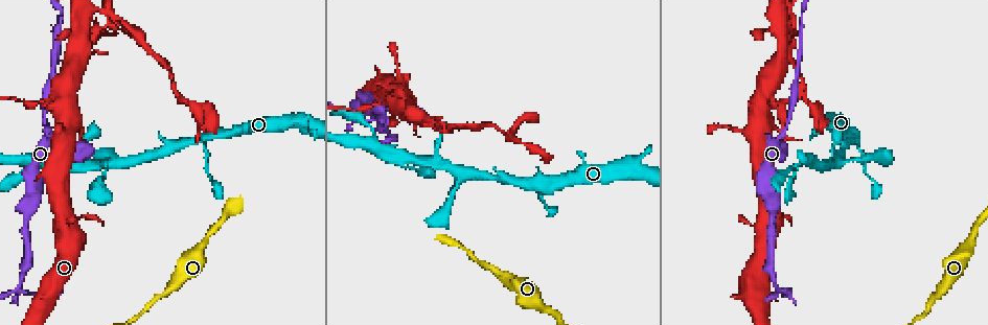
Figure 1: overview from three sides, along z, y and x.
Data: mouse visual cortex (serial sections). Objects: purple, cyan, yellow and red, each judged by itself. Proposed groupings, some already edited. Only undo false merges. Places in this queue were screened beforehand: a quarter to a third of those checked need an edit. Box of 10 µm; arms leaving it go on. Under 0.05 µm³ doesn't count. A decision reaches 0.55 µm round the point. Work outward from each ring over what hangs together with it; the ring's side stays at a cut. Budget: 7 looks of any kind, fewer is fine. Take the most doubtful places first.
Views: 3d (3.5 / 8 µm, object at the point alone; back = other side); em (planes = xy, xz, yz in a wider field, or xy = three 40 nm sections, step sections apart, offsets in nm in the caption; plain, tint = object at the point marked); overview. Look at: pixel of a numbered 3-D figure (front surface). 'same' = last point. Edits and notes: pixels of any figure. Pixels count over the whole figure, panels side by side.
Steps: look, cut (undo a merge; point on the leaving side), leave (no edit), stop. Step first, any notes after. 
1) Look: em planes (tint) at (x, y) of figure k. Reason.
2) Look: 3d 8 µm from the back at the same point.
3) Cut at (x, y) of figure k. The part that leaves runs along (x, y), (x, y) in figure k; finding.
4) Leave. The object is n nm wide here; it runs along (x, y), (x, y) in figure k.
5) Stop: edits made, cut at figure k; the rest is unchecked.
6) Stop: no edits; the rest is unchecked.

Look: 3d 3.5 µm at (14, 290) of figure 1. Abrupt turn.

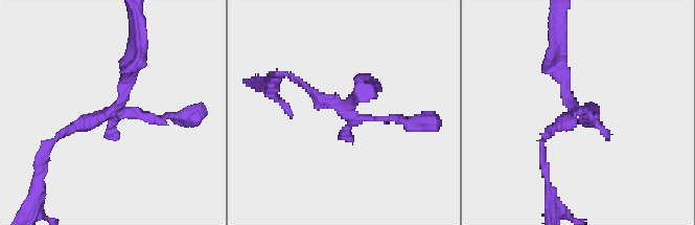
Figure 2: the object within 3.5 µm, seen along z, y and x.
Look: em xy step 3 (tint) at (113, 111) of figure 2.

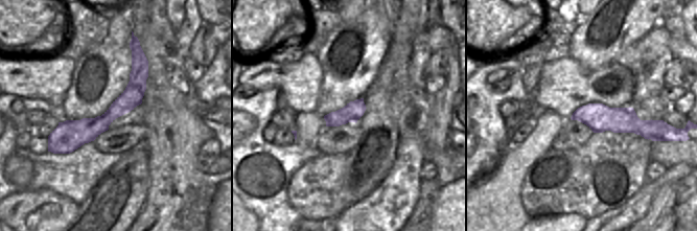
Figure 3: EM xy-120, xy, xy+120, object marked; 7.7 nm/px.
Cut at (156, 119) of figure 2. The part that leaves runs along (120, 113), (162, 119), (204, 107) in figure 2; a second cell is stuck on.

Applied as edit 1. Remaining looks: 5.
Look: 3d 3.5 µm from the back at (54, 98) of figure 1. Small branch off a trunk.

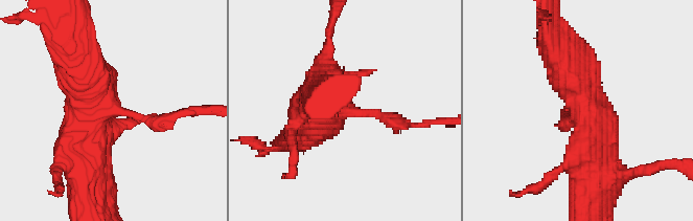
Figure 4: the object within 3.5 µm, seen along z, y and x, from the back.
Look: em xy step 1 (tint) at (346, 110) of figure 4. Now the EM.

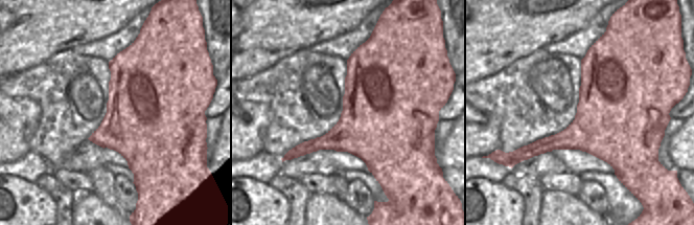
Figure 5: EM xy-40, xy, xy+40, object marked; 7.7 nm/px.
Leave. It runs along (603, 171), (596, 123), (558, 42) in figure 4; all the same cell.

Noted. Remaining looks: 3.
Look: 3d 3.5 µm at (535, 185) of figure 1. Abrupt turn.

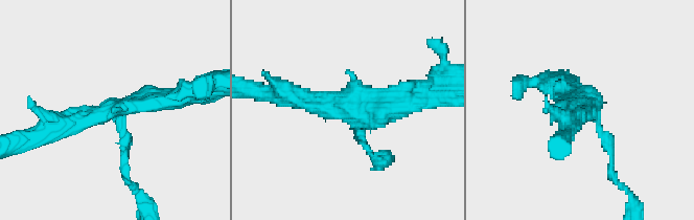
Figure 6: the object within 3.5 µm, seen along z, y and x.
Look: em xy step 5 (tint) at (118, 108) of figure 6. Shape alone is not enough.

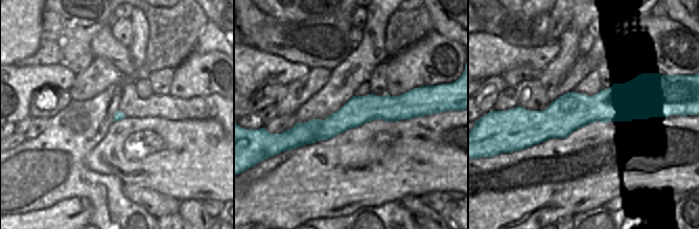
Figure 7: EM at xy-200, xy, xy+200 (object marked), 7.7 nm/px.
Look: em xy step 3 (tint) at the same point.

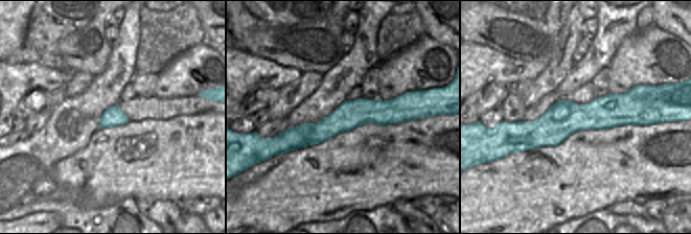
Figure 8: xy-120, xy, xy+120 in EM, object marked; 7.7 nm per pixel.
Leave. The object is 220 nm wide here; it runs along (412, 109), (277, 138) in figure 8; one cell here.

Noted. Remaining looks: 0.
Stop: edits made, cut at figure 2; the rest is unchecked.

